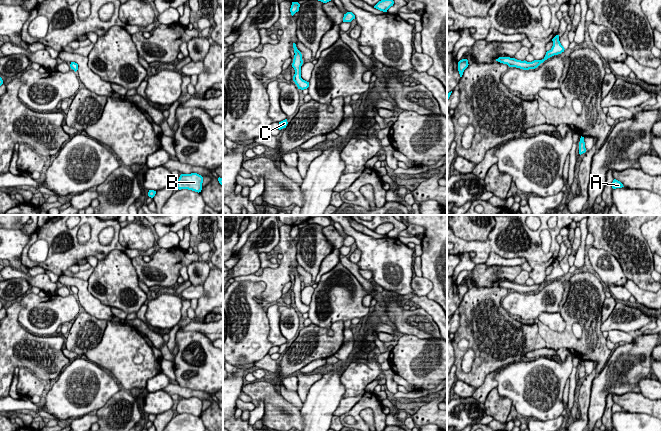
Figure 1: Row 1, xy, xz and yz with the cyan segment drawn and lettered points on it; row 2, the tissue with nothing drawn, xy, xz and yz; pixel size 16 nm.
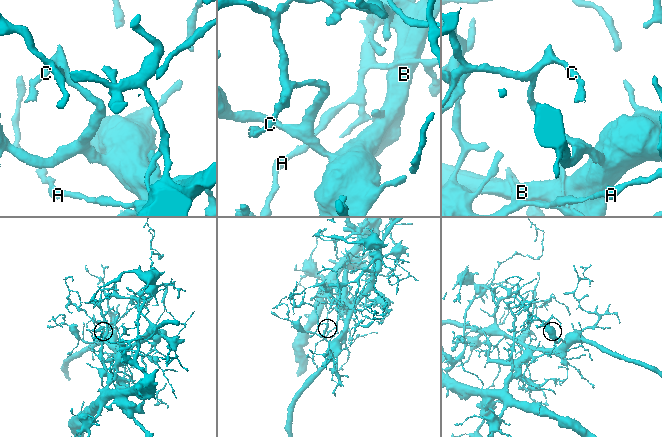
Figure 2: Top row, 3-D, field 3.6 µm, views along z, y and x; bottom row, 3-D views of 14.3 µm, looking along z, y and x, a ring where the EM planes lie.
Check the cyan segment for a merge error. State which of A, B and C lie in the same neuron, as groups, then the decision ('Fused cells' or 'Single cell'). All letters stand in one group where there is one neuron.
Groups: A / B C. Fused cells

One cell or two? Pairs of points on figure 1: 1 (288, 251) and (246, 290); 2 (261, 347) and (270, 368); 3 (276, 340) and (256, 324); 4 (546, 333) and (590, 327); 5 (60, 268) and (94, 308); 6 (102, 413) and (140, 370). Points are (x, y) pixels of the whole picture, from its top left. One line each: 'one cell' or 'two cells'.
1: two cells
2: two cells
3: two cells
4: one cell
5: two cells
6: two cells

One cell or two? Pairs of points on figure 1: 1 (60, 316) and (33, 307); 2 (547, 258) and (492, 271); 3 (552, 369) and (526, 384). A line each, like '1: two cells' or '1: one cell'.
1: one cell
2: two cells
3: one cell

